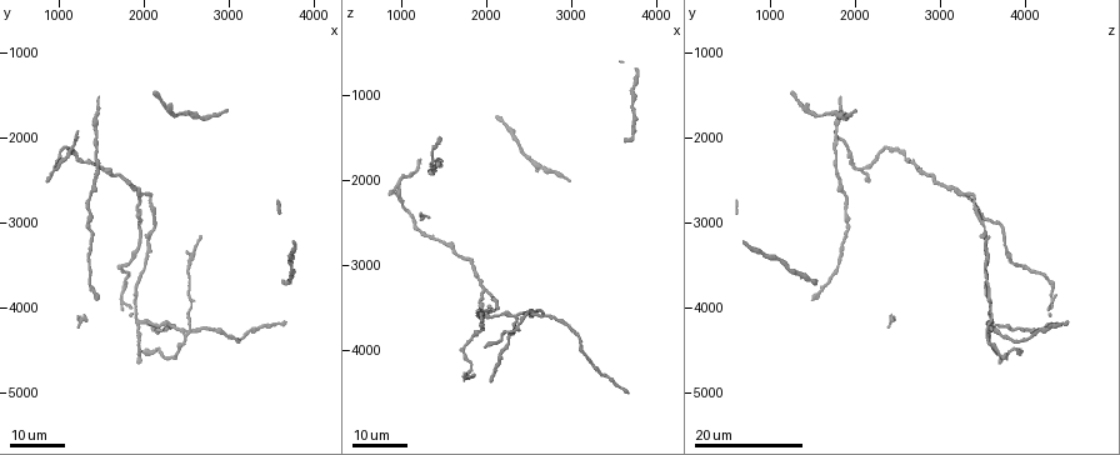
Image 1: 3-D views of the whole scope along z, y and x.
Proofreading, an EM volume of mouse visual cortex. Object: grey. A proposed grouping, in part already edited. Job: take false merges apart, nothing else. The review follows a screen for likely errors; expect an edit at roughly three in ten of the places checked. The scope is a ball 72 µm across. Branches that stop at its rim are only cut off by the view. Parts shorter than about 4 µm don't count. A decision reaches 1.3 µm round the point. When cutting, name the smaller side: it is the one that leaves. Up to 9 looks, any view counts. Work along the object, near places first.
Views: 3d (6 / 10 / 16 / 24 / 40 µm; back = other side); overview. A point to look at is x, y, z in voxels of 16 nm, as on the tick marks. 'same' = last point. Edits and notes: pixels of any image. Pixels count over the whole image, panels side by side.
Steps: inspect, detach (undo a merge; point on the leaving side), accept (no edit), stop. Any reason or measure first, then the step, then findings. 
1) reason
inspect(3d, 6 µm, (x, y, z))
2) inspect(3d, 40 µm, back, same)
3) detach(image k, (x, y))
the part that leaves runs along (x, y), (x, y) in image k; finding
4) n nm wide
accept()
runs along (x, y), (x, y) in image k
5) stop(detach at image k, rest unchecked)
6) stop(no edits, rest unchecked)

three-way junction
inspect(3d, 24 µm, (2000, 2650, 3300))

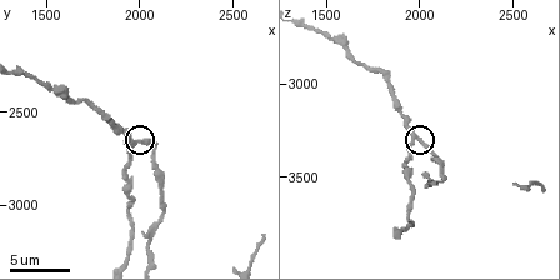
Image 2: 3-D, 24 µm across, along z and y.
inspect(3d, 10 µm, (1980, 2660, 3300))

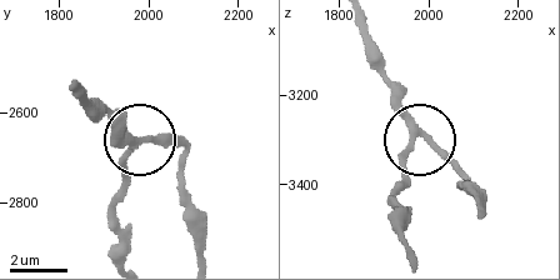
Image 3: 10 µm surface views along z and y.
side arm 36 µm
accept()
runs along (356, 23), (371, 66), (414, 138), (404, 185) in image 3; all the same neuron

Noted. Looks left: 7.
calibre changes
inspect(3d, 16 µm, (1900, 3750, 3550))

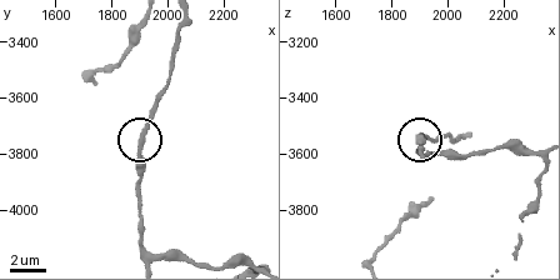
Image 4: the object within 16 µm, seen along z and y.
inspect(3d, 6 µm, same)

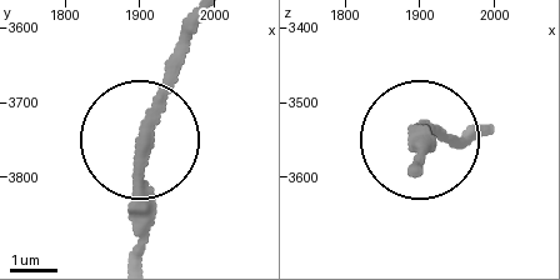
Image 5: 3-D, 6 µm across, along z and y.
accept()
runs along (201, 23), (138, 154), (138, 250) in image 5; all the same neuron

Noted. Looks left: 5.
sudden change in width
inspect(3d, 10 µm, (1480, 2360, 2740))

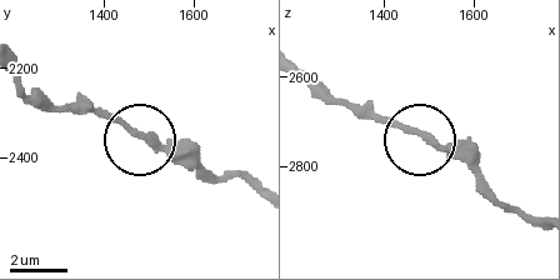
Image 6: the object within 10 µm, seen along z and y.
accept()
one neuron here

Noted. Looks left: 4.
thick turns thin
inspect(3d, 24 µm, (1400, 2500, 1800))

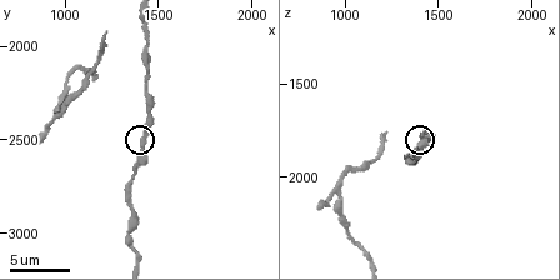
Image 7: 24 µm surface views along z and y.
zoom in
inspect(3d, 10 µm, same)

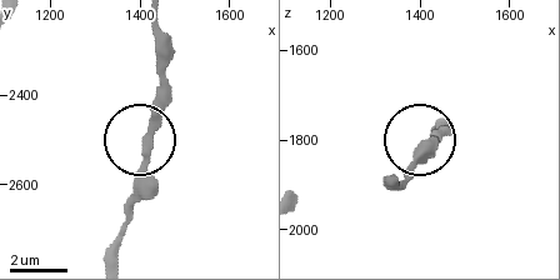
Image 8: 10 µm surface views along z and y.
accept()
continuous, no second neuron

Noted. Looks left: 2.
stop(no edits, rest unchecked)

